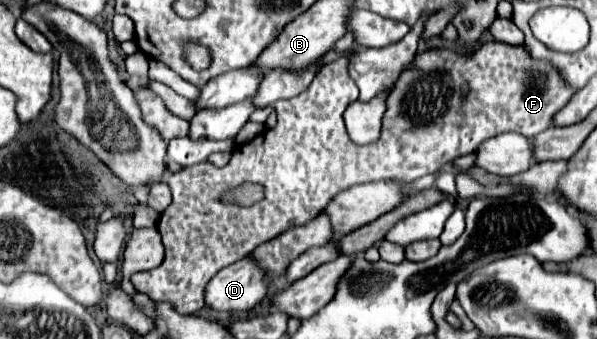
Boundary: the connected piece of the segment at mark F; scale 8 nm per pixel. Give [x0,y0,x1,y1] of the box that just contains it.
[131,41,575,315]

